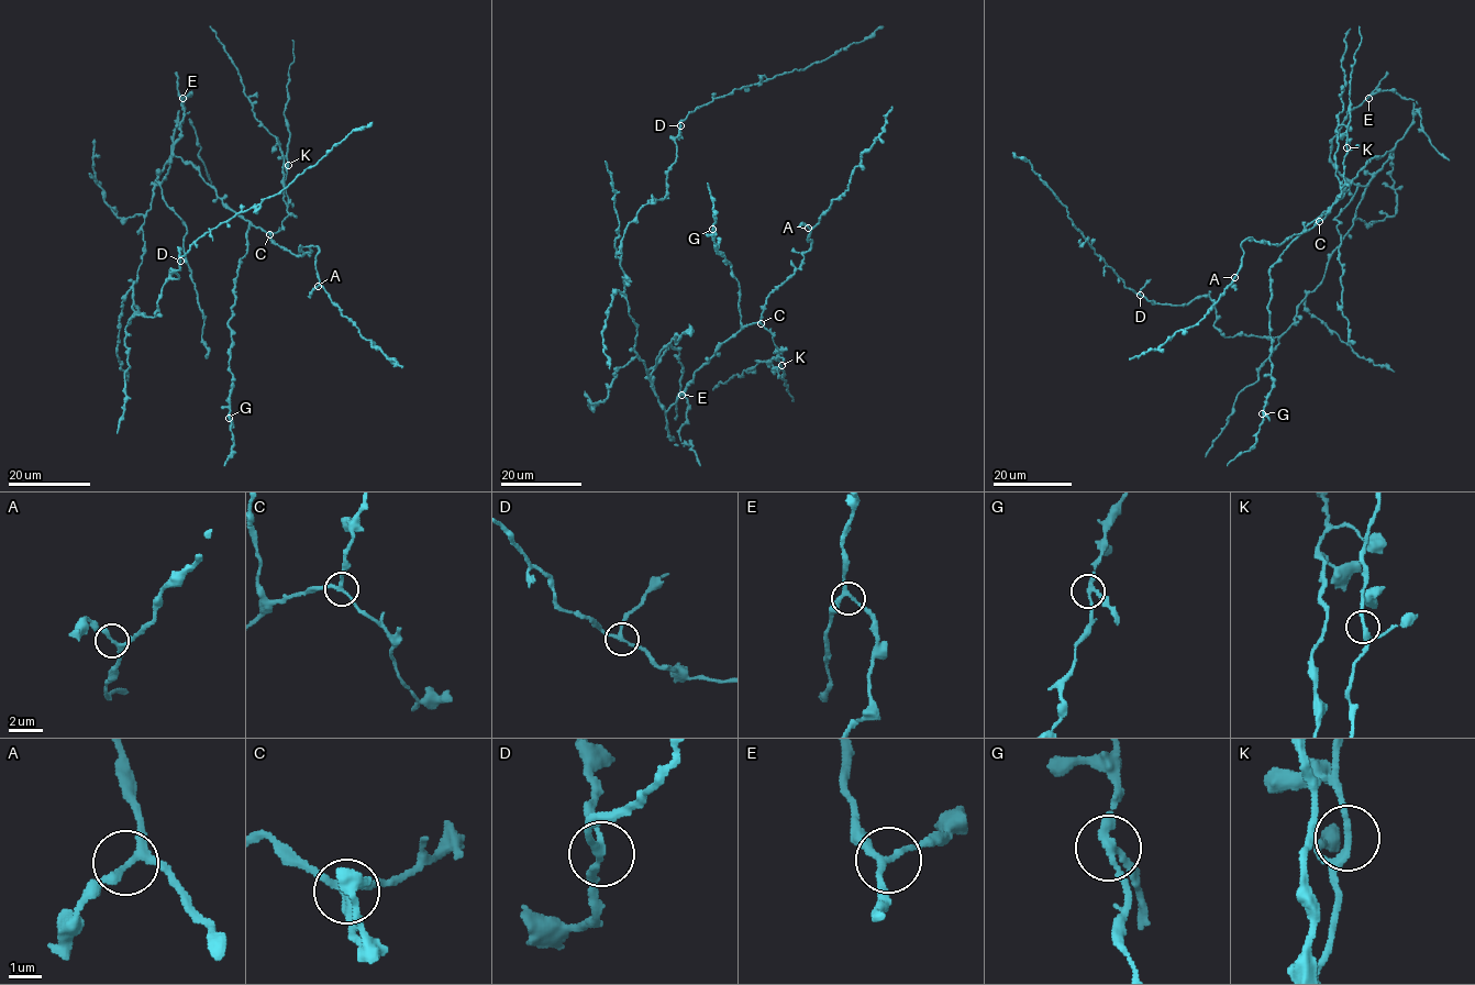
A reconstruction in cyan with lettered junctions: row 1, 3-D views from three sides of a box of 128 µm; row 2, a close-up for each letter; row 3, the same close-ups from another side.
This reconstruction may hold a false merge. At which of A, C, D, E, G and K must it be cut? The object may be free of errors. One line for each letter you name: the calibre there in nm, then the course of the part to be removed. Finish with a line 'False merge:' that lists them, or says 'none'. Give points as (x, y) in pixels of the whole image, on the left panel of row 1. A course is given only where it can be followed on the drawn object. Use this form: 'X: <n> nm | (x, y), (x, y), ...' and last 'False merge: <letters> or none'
False merge: none

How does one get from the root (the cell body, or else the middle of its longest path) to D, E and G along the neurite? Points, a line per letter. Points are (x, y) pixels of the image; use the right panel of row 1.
D: (1345, 235), (1279, 336), (1224, 336), (1208, 296), (1179, 306), (1140, 295)
E: (1345, 235), (1365, 187), (1350, 181), (1340, 173), (1330, 158), (1330, 146), (1344, 118), (1368, 98)
G: (1345, 235), (1366, 184), (1393, 148), (1365, 165), (1350, 189), (1306, 227), (1271, 268), (1273, 387), (1262, 413)

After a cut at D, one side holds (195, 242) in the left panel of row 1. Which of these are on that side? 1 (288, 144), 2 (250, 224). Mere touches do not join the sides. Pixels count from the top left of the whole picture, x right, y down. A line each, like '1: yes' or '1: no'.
1: no
2: no

